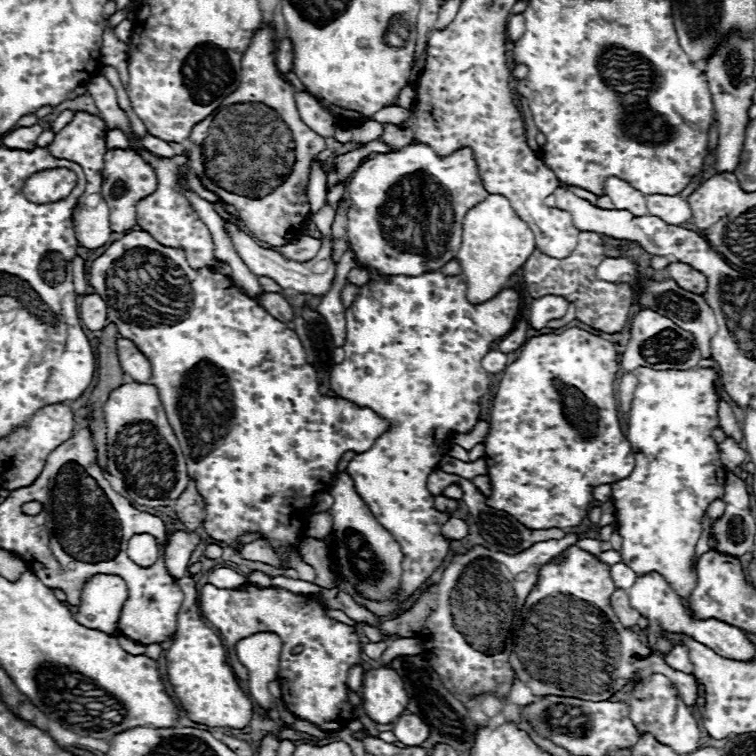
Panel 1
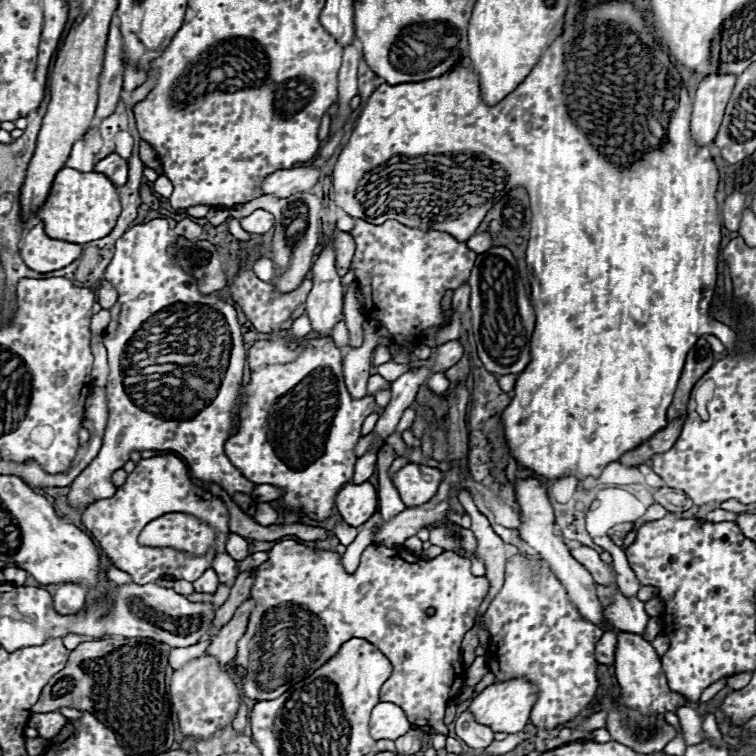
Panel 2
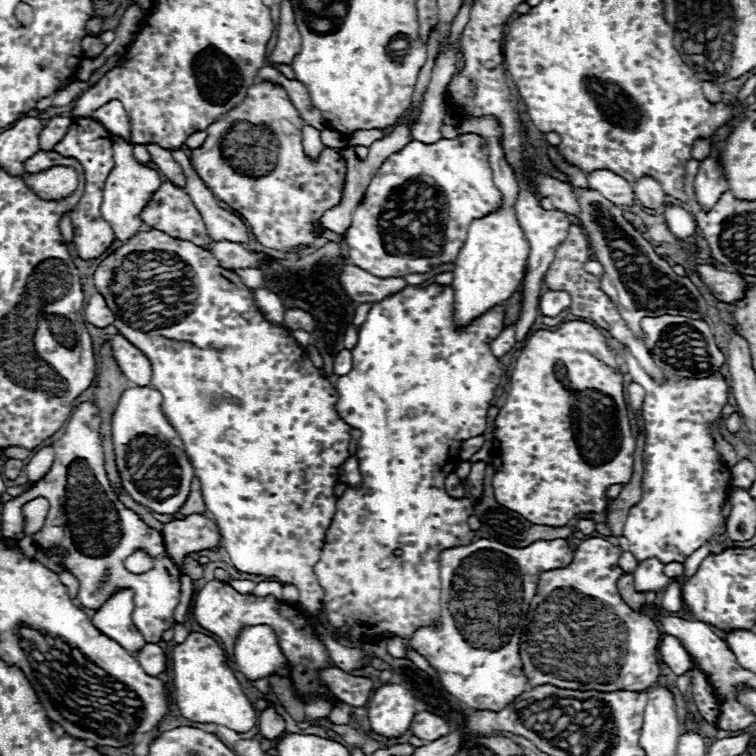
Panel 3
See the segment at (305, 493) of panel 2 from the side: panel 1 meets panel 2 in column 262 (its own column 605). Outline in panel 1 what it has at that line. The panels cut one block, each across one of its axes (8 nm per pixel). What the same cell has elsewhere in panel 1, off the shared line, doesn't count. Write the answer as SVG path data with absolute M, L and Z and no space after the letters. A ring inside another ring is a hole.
M568 328L562 334L540 334L534 338L528 338L528 342L520 348L520 356L504 368L502 382L498 384L498 392L494 396L494 406L492 406L492 418L490 418L490 432L484 440L484 458L488 464L488 478L492 484L492 494L488 496L486 504L496 508L496 510L506 510L518 522L524 526L530 526L532 530L548 530L548 528L574 528L580 526L582 520L586 518L586 510L596 502L592 490L600 484L610 484L616 480L622 480L632 474L634 470L634 452L628 442L628 438L622 434L620 422L618 422L618 412L616 412L616 398L614 398L614 378L616 378L618 362L616 362L616 348L600 338L594 336L586 330L580 328Z

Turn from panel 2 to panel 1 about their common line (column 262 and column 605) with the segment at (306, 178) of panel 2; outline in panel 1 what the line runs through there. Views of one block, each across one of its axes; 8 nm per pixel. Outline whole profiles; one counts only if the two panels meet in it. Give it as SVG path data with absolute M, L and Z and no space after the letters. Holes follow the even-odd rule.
M608 178L604 182L604 194L612 200L612 204L618 210L628 210L634 216L644 216L648 214L646 210L646 200L644 194L634 190L628 182L620 180L620 178Z

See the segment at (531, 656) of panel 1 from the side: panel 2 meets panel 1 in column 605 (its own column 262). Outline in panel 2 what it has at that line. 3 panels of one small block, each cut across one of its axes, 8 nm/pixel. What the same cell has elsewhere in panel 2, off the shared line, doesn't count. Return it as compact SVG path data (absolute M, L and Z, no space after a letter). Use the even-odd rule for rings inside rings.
M280 540L268 552L268 560L256 568L256 580L250 590L250 598L256 606L248 618L244 636L238 640L238 652L234 658L234 666L244 668L242 692L252 700L278 698L298 682L298 674L302 680L308 678L332 656L336 656L344 642L350 638L364 638L374 644L394 666L392 676L380 688L380 702L400 706L414 726L430 726L440 734L448 734L448 728L442 722L444 710L448 698L454 698L464 682L460 642L474 626L478 606L482 604L486 592L488 580L474 576L470 572L470 560L454 552L442 552L436 558L420 560L400 546L386 548L382 544L372 544L362 552L356 572L348 574L342 566L340 554L308 548L296 540ZM388 610L398 610L402 614L402 626L386 624Z

